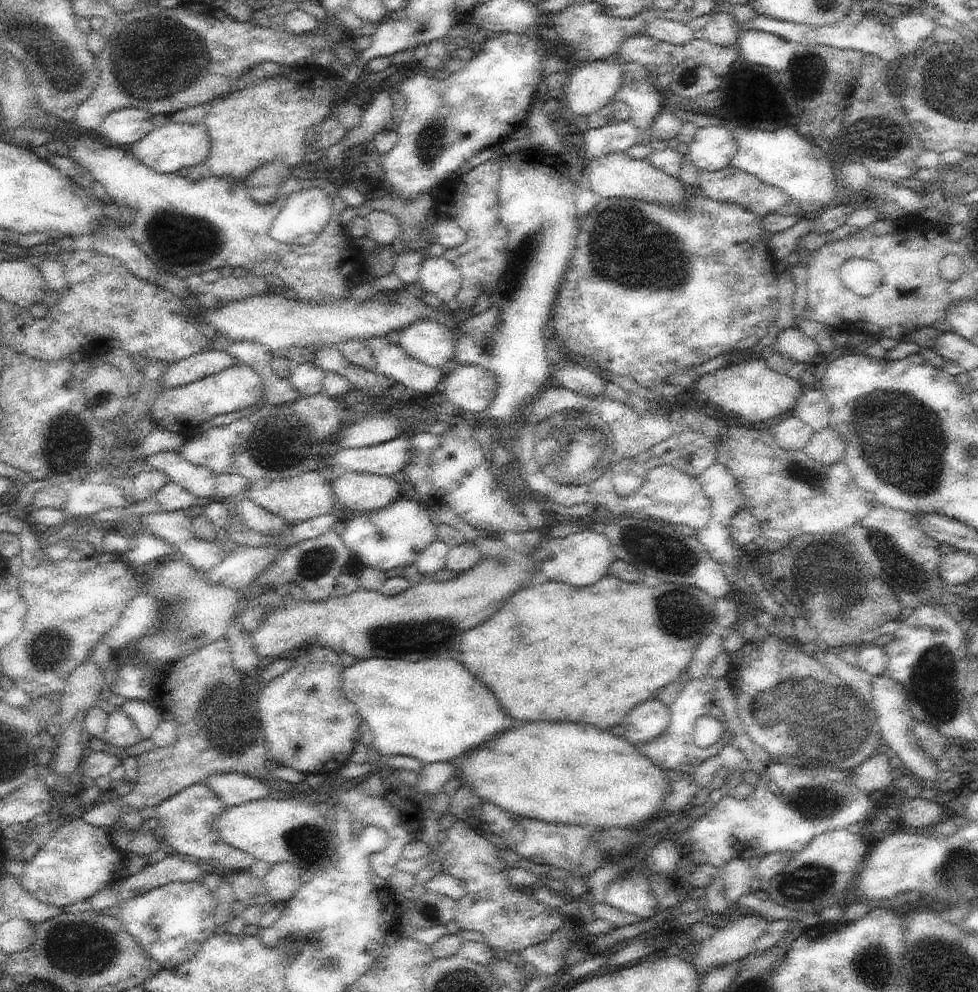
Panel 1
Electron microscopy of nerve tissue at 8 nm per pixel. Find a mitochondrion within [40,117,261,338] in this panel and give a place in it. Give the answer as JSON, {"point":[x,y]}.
{"point":[180,240]}

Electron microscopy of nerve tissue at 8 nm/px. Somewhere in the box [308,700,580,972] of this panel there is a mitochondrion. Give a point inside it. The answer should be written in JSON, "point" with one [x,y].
{"point":[428,911]}

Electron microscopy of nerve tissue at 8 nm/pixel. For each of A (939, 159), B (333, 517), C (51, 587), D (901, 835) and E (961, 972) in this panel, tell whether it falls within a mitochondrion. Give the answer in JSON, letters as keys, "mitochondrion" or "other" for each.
{"A":"other","B":"other","C":"other","D":"other","E":"mitochondrion"}

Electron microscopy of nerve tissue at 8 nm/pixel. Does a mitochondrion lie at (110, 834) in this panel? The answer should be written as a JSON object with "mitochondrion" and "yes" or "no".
{"mitochondrion":"no"}

